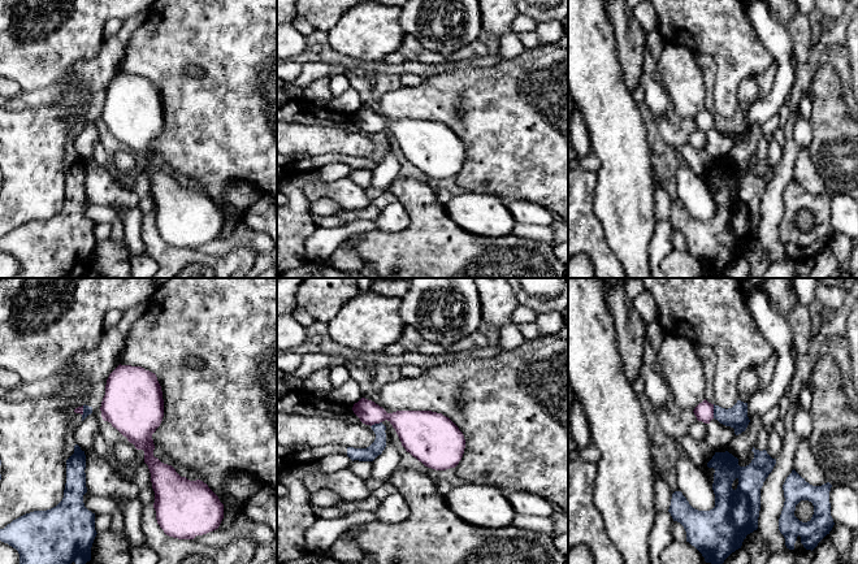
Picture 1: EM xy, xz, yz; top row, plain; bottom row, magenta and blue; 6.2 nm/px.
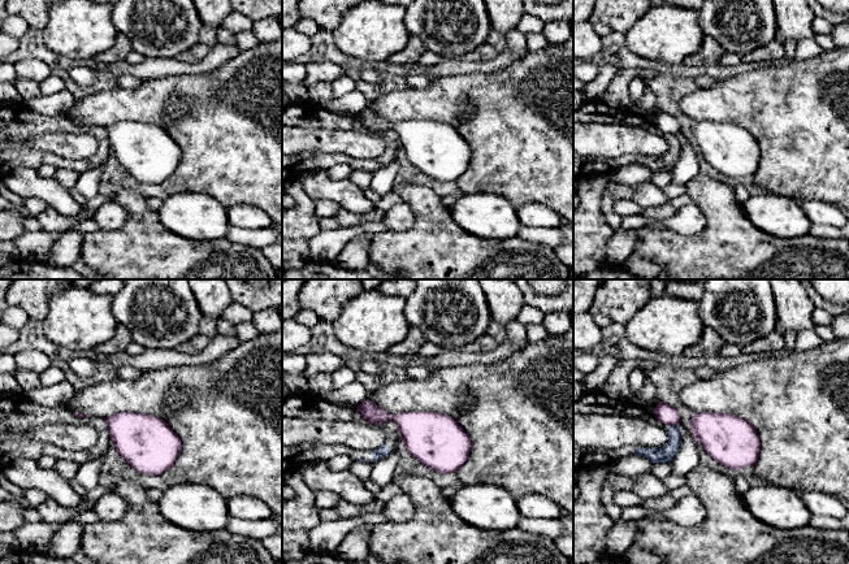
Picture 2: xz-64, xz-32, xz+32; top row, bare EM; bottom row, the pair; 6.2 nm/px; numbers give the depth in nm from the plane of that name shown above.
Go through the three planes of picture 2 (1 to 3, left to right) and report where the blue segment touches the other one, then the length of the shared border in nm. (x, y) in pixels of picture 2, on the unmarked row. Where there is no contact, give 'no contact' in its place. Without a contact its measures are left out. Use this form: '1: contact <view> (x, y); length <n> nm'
1: no contact
2: no contact
3: contact xz+32 (672, 133); length 40 nm

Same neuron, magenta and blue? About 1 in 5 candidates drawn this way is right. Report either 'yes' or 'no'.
no

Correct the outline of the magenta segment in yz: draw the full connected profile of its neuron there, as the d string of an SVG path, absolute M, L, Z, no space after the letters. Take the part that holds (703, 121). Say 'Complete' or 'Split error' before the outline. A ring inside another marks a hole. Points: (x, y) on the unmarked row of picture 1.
Complete. M706 108L699 112L694 117L694 123L698 130L702 130L705 133L710 133L710 130L714 127L714 113L708 112Z

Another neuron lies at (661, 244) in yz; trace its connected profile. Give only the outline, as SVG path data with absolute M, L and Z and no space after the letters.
M668 220L655 222L654 234L649 244L651 278L666 278L660 269L660 263L673 251L672 231L673 227Z

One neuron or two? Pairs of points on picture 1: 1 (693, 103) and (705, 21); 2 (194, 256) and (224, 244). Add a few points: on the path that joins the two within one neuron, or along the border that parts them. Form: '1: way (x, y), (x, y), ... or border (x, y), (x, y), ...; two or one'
1: border (667, 43), (683, 44), (696, 55); two
2: border (193, 248), (212, 255), (232, 252); two

